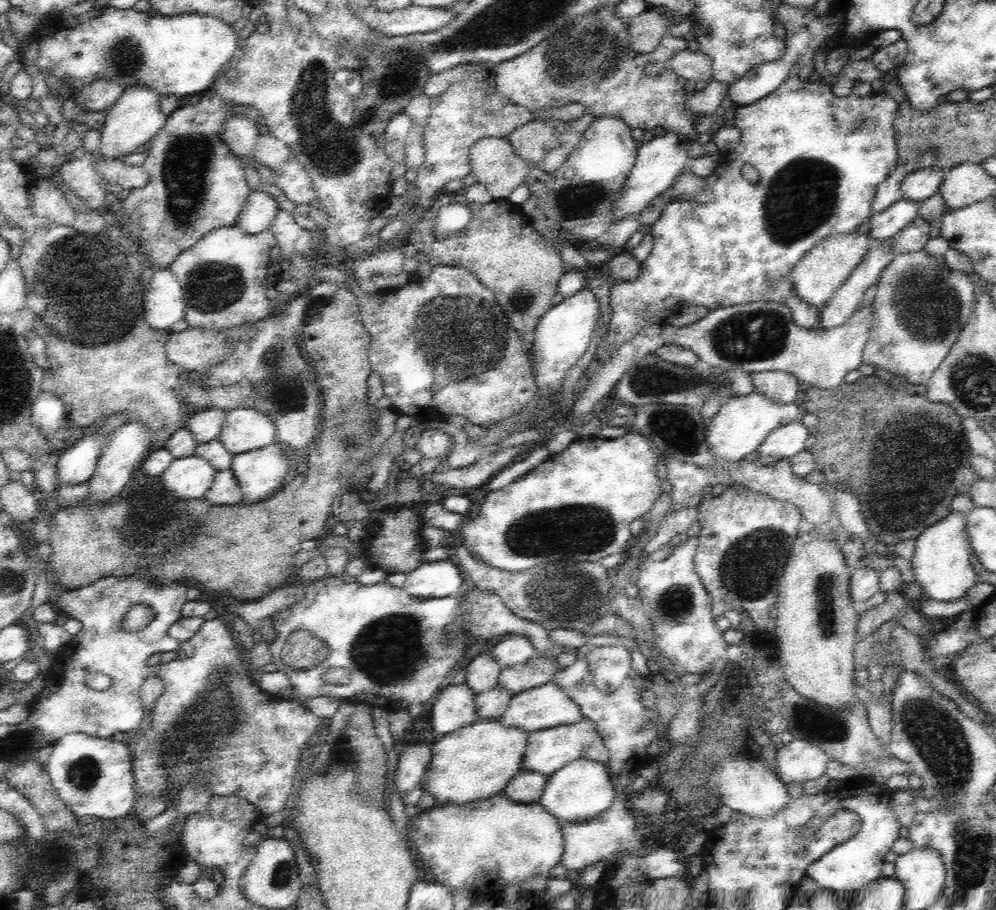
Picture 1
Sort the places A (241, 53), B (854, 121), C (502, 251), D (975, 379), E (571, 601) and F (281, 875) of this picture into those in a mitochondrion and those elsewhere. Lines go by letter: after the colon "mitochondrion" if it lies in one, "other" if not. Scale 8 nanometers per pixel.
A: other
B: mitochondrion
C: other
D: mitochondrion
E: mitochondrion
F: mitochondrion

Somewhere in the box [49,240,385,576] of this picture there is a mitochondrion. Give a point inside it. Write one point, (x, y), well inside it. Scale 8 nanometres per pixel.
(213, 287)

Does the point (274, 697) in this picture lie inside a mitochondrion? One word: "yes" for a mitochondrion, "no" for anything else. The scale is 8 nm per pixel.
no

